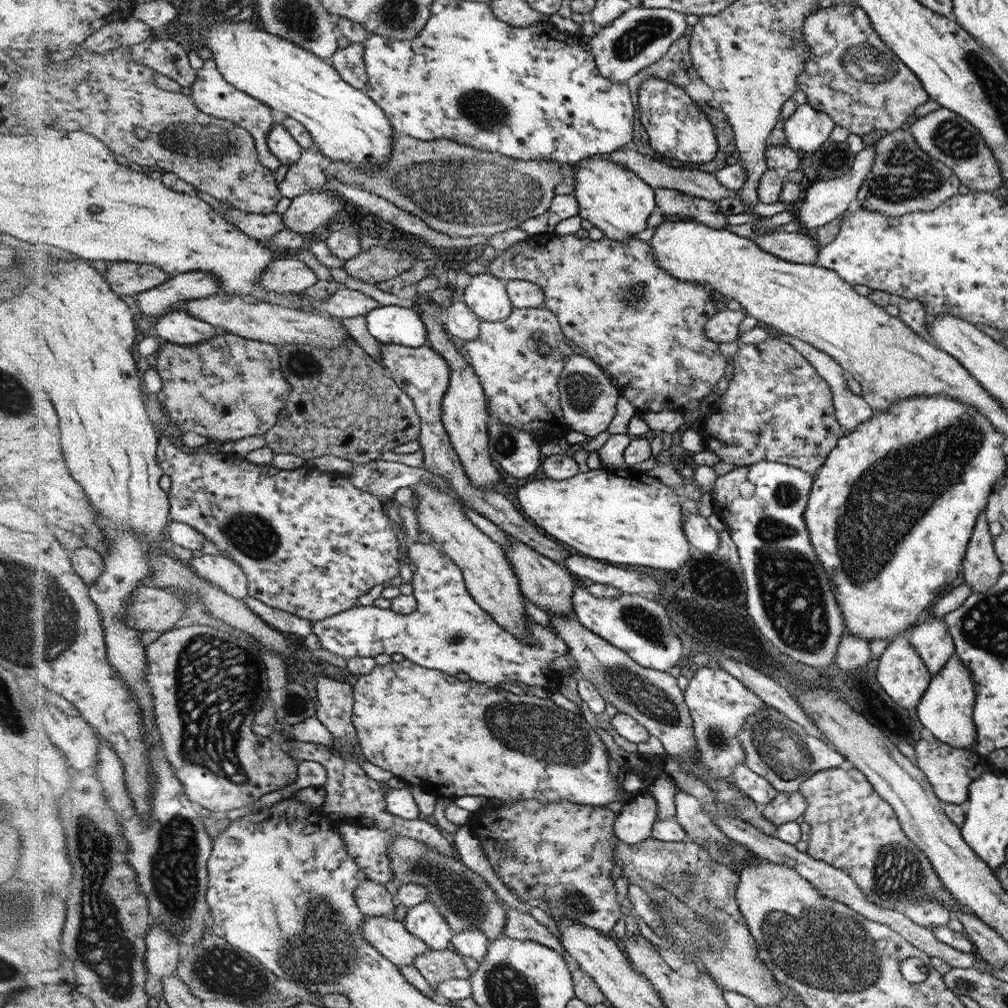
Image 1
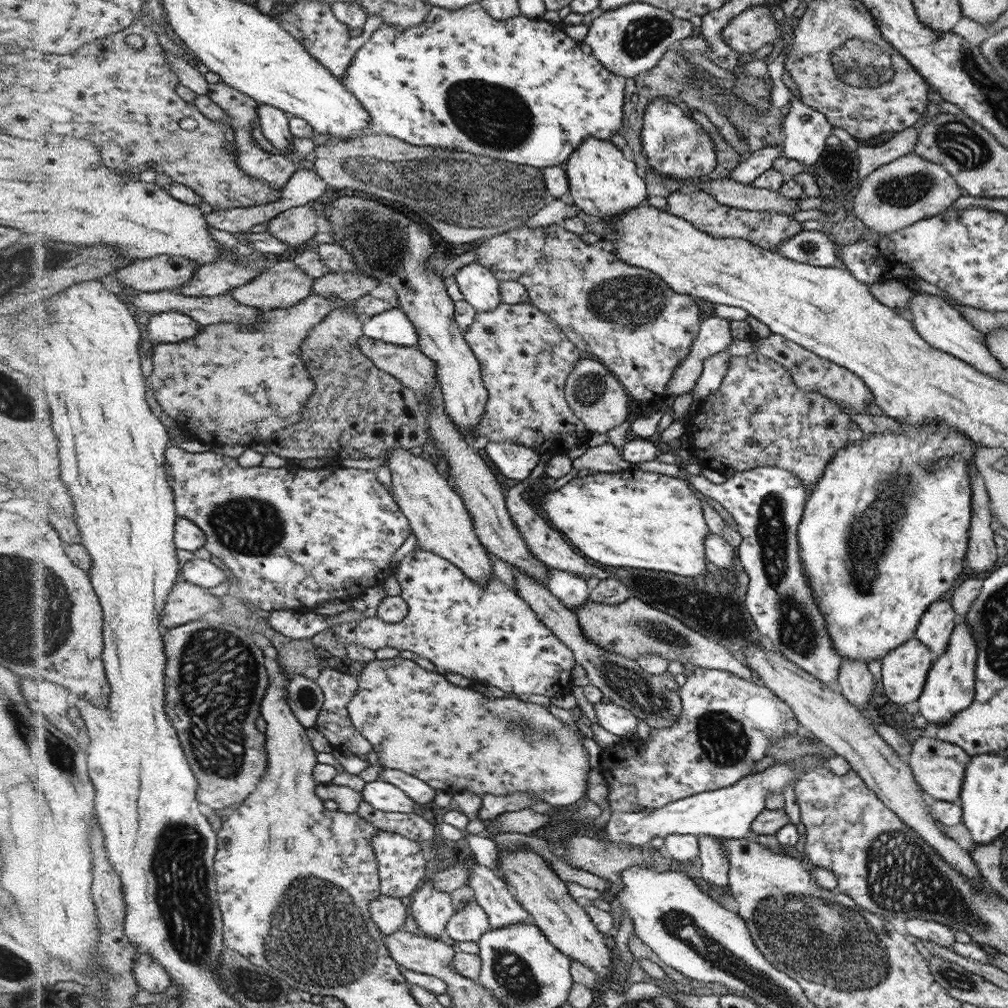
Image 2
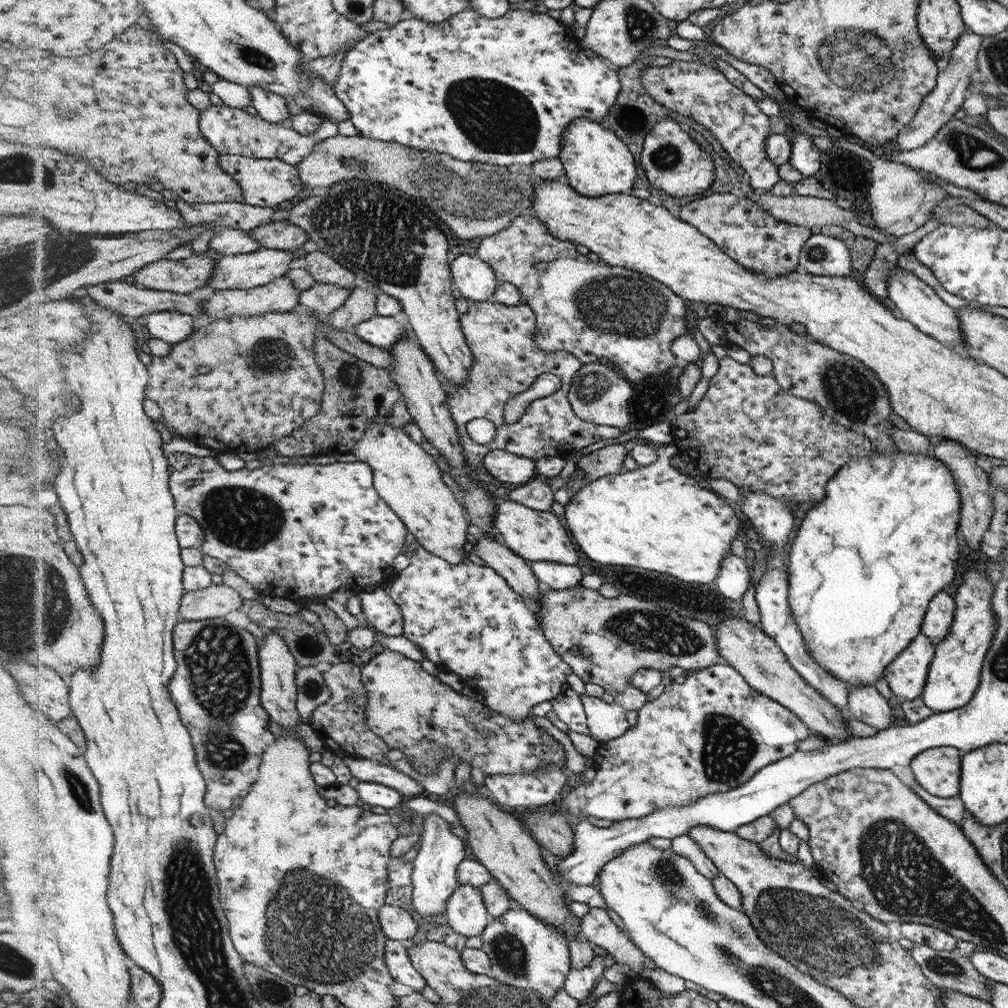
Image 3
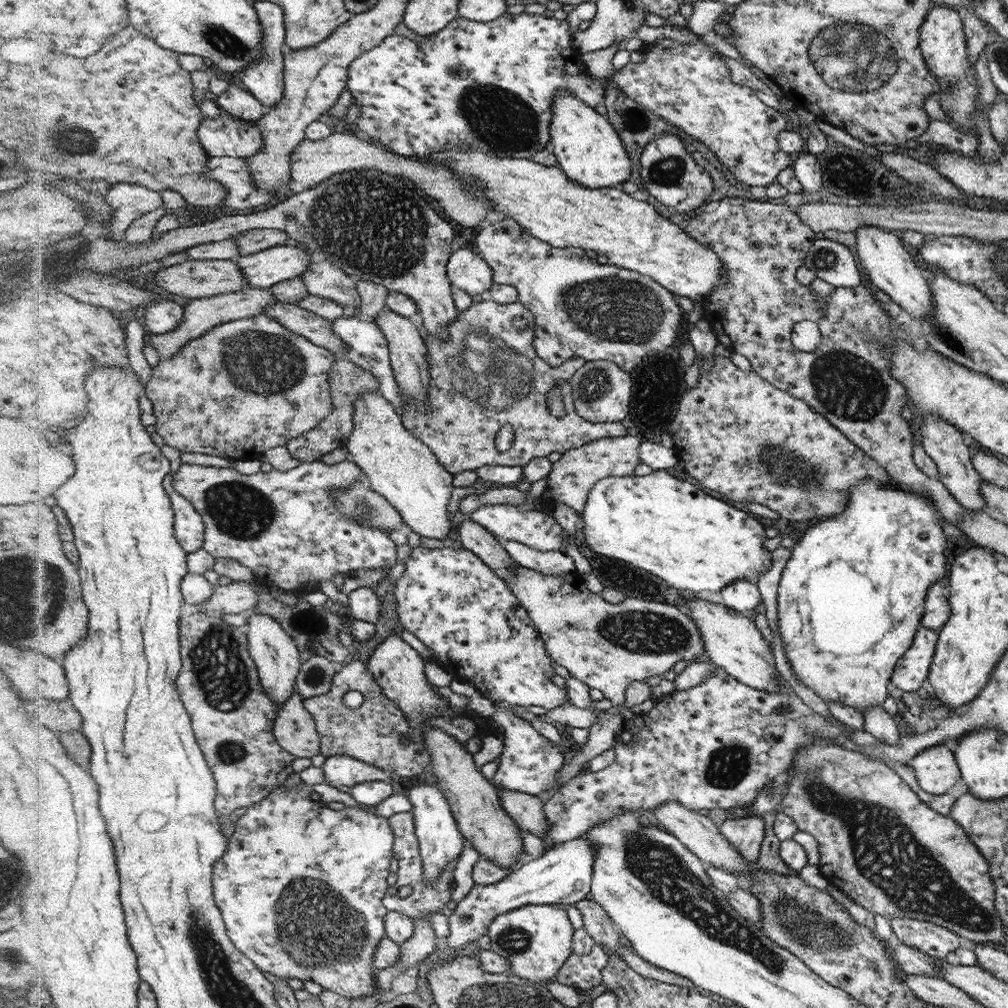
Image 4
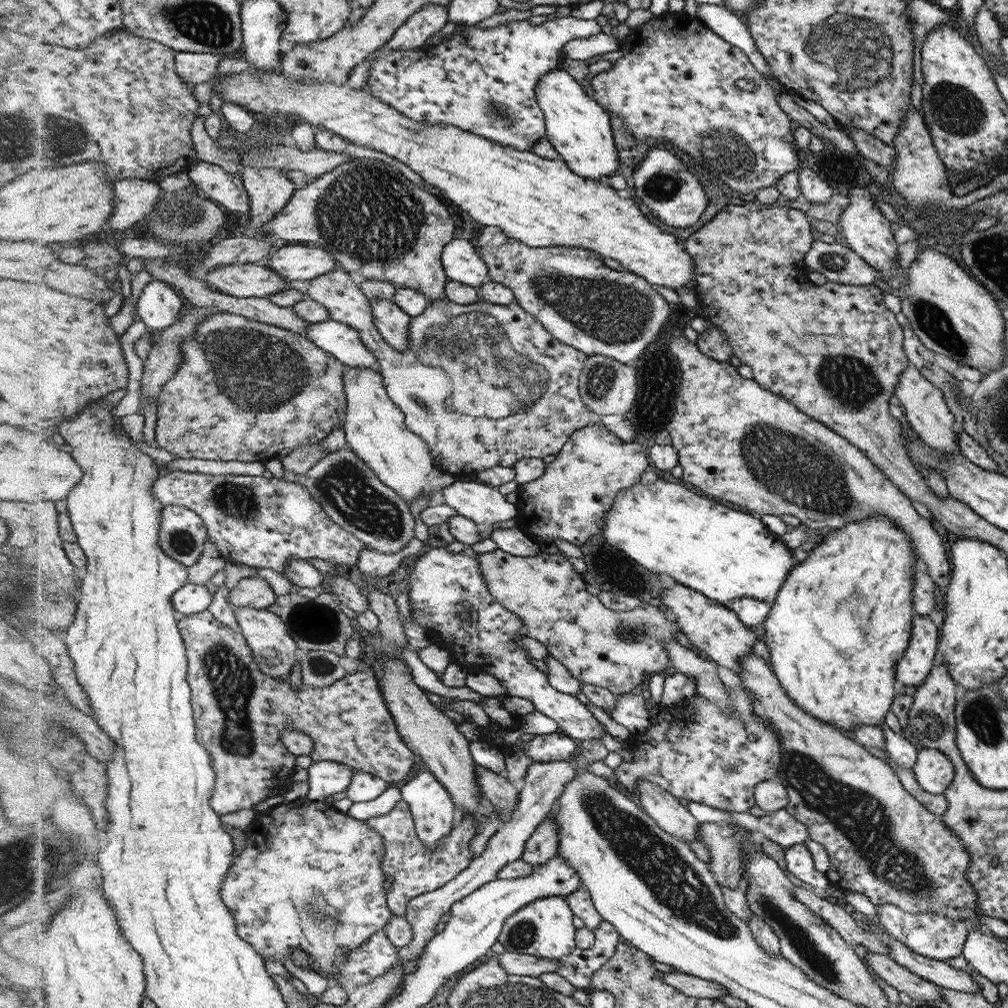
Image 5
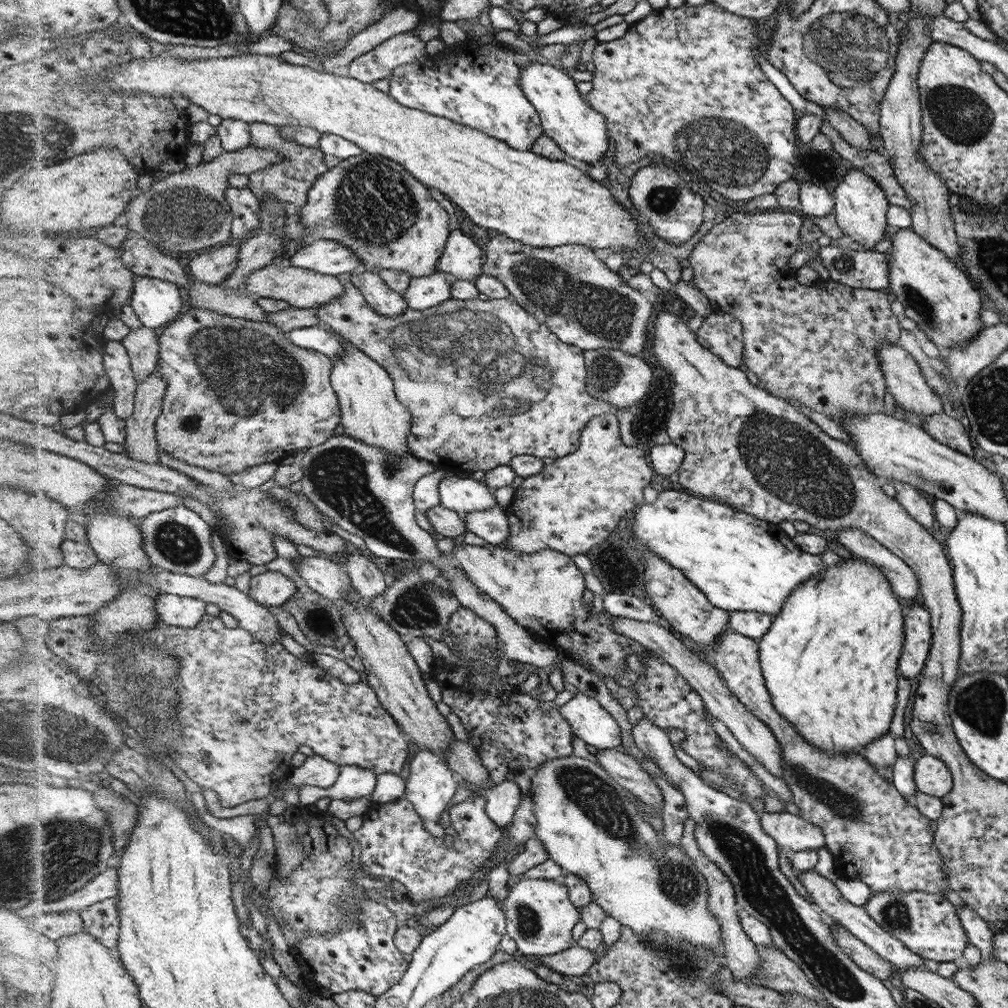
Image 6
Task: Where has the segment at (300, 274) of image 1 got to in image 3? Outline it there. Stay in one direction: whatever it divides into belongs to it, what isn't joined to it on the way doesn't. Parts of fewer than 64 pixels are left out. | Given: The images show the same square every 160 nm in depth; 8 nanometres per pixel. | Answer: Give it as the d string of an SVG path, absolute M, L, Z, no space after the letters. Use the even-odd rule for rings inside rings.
M287 276L250 290L221 290L205 302L205 314L211 322L232 316L258 316L259 314L293 312L300 307L300 290Z

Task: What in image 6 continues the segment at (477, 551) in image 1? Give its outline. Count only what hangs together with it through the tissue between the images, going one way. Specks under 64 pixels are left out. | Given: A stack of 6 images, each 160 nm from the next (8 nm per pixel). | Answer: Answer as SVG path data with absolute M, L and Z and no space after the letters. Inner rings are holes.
M344 343L343 350L332 359L332 385L340 399L341 425L345 434L362 444L382 448L392 456L412 456L408 449L408 433L412 428L413 415L398 400L393 378L381 363L374 362L365 351L353 344Z

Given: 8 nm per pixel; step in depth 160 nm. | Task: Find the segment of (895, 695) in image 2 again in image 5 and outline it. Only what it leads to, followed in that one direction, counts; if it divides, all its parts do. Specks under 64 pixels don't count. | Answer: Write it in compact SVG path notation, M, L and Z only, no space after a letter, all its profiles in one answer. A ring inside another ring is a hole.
M915 613L912 633L909 648L897 665L897 679L904 686L918 686L924 682L933 670L938 650L938 626L928 616Z

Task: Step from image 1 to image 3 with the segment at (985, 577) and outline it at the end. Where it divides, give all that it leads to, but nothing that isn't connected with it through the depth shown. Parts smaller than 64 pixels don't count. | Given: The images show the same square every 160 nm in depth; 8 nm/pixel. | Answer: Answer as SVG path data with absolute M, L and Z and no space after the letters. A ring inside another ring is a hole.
M940 439L938 446L934 448L934 457L948 467L950 473L954 475L956 487L961 495L961 532L964 542L975 552L982 552L982 536L986 532L986 528L990 526L990 518L994 506L992 506L992 498L990 498L990 482L986 472L982 472L982 468L976 464L976 456L970 454L968 448L954 442L954 440Z

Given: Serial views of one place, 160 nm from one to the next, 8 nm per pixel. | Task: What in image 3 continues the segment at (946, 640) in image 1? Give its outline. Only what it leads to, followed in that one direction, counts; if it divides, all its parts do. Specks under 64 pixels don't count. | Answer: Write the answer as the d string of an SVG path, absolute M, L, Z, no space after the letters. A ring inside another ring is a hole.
M945 591L936 594L926 611L921 633L938 641L942 640L950 630L955 610L955 600L952 596Z

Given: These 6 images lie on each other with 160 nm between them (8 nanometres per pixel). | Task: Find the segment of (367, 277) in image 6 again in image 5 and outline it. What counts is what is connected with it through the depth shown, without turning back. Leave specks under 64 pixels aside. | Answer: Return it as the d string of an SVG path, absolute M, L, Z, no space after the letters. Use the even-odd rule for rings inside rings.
M372 297L373 318L377 329L394 350L405 351L409 346L409 324L412 317L408 316L391 299Z

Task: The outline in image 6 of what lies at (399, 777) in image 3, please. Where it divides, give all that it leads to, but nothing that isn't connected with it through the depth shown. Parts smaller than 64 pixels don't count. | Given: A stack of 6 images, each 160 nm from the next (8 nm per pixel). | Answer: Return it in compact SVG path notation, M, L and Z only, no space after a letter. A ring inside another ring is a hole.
M315 754L308 757L301 766L296 767L294 774L286 780L294 784L294 788L298 790L303 784L330 788L336 782L339 772L339 766L335 762Z

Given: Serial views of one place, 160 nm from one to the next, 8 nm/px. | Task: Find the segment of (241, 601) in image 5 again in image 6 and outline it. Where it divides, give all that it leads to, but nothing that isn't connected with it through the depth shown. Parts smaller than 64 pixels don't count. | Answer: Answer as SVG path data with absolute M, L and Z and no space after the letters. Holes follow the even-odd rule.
M268 571L253 577L250 596L267 607L280 608L297 591L295 582L281 572Z

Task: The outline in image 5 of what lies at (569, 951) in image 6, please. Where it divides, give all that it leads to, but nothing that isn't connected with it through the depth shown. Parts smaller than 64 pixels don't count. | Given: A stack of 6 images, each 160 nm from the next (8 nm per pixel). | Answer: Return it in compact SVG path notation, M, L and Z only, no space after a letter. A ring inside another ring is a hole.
M508 951L498 955L498 964L508 974L538 978L545 973L556 973L562 967L561 960L544 960L544 958Z

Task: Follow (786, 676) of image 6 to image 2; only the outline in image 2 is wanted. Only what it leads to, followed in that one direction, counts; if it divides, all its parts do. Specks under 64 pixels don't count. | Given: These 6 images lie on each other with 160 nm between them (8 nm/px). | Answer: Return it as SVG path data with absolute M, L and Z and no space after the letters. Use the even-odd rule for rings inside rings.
M932 421L922 425L920 429L916 426L900 424L900 431L896 433L870 433L866 434L862 441L850 443L844 449L838 450L836 457L830 461L825 469L821 481L813 486L809 501L805 504L804 516L800 524L800 544L802 563L805 565L805 576L809 578L809 585L813 590L813 599L825 618L825 625L828 626L833 647L844 661L861 660L869 664L871 660L881 660L891 650L898 649L915 637L917 626L921 618L927 612L926 608L946 594L952 584L956 582L958 574L964 568L964 556L969 550L968 528L970 528L970 496L973 496L973 488L970 487L970 465L974 464L974 454L980 445L970 441L966 434L954 431L944 421Z

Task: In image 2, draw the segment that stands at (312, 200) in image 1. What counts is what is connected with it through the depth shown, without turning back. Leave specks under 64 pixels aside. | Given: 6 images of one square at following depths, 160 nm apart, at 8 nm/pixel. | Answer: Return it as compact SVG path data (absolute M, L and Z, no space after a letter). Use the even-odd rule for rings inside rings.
M319 203L294 206L273 218L268 231L287 246L300 246L317 234L318 208Z

